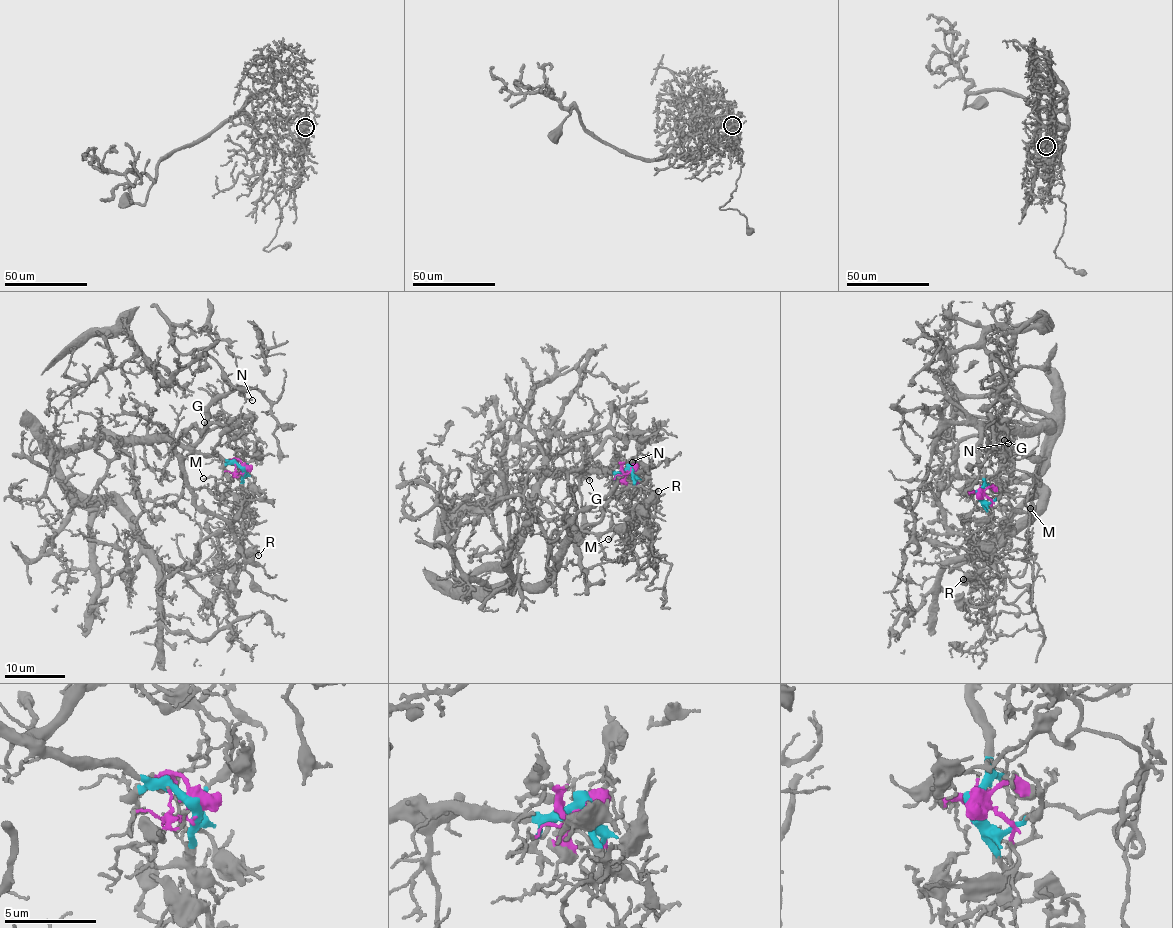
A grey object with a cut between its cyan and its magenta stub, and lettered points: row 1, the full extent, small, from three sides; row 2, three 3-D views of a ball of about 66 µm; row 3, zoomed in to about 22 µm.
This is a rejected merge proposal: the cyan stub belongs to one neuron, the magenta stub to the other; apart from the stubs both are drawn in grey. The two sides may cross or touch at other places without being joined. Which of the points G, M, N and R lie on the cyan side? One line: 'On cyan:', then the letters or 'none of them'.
On cyan: G, N

